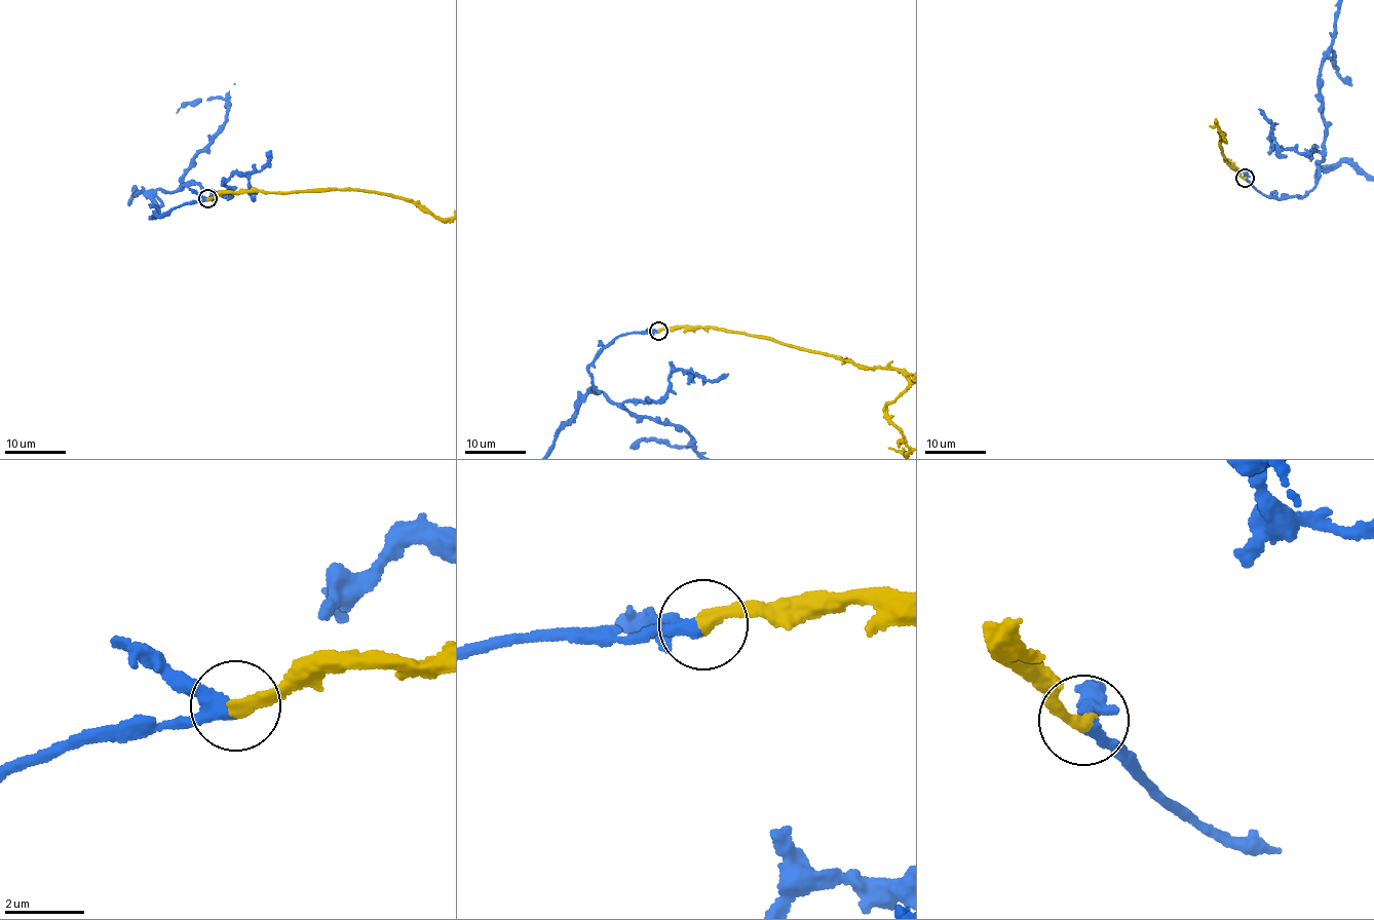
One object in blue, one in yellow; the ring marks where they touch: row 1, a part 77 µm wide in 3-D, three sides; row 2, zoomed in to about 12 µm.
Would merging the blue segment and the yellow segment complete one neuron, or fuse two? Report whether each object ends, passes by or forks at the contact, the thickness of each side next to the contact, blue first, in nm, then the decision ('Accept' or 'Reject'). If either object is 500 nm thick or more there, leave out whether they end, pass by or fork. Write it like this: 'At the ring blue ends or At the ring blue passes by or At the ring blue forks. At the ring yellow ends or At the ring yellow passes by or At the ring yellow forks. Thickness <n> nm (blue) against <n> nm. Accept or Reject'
At the ring blue passes by. At the ring yellow ends. Thickness 280 nm (blue) against 360 nm. Accept

